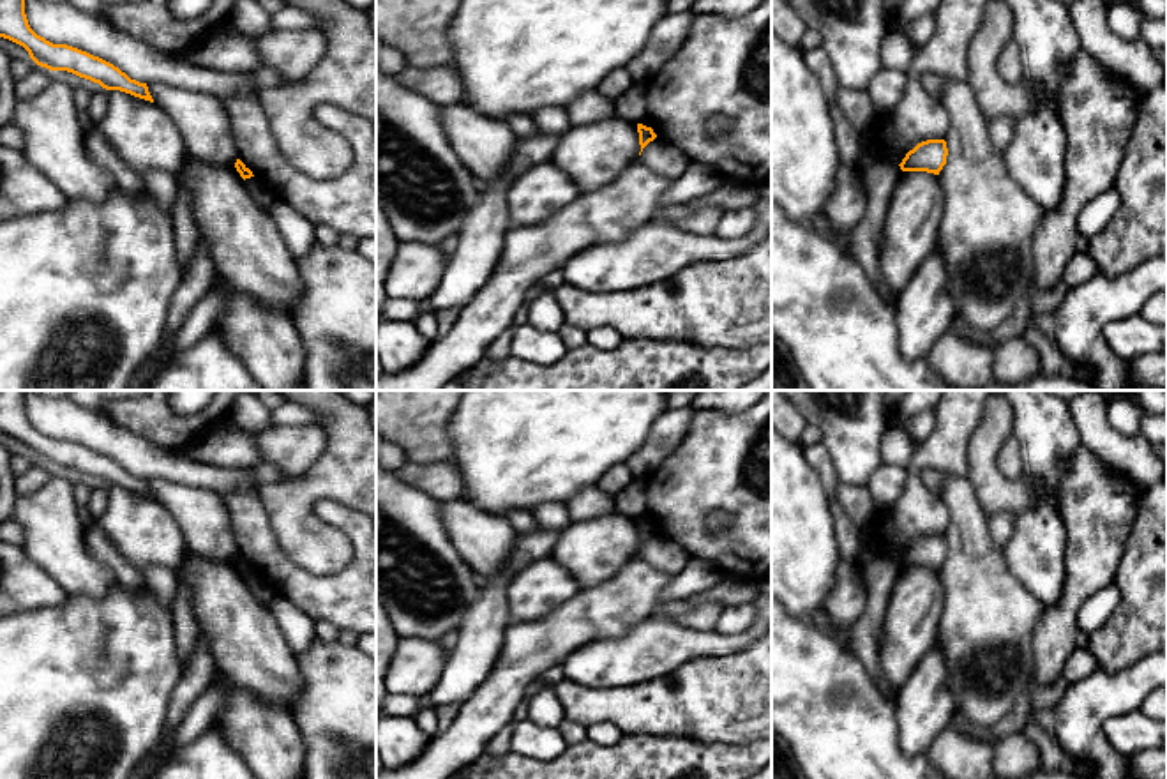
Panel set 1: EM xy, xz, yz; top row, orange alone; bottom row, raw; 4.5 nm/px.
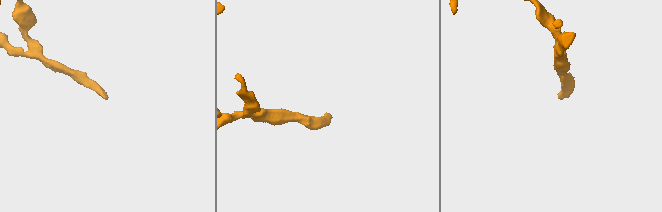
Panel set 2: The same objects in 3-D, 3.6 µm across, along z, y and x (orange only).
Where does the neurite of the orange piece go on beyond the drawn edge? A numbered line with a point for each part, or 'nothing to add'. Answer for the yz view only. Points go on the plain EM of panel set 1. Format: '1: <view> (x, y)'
nothing to add

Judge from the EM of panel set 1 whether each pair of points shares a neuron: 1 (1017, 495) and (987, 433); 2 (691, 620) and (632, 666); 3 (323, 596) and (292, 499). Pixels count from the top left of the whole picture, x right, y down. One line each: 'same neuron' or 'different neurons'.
1: same neuron
2: different neurons
3: different neurons

